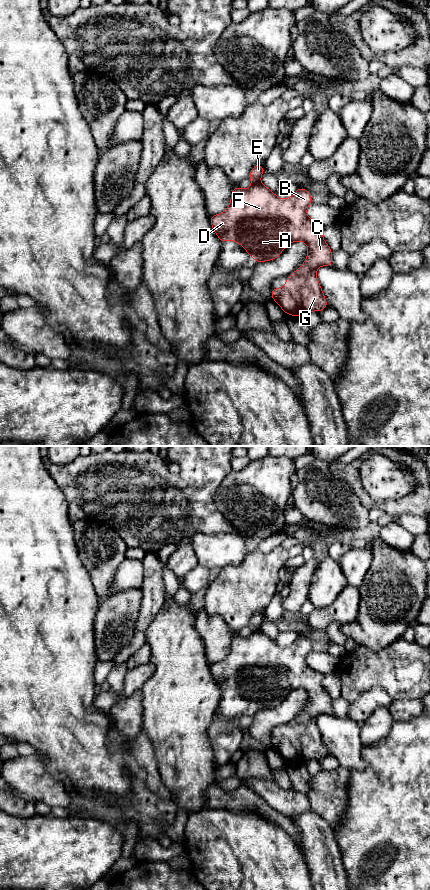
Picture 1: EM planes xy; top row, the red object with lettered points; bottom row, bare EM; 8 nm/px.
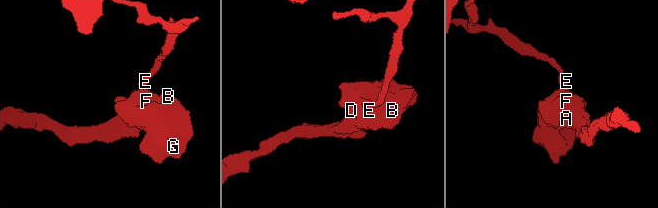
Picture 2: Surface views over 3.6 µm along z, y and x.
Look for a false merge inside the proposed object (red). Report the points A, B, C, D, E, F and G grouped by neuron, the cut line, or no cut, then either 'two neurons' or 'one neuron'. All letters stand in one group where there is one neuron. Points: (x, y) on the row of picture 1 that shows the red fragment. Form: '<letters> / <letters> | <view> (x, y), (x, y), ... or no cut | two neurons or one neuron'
A B C D F G / E | xy (259, 181), (253, 184) | two neurons

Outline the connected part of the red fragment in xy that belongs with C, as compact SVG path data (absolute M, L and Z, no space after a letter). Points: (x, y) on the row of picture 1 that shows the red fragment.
M256 182L248 189L234 186L228 208L220 214L210 216L212 228L222 243L229 240L237 242L258 263L276 259L292 242L303 241L307 244L305 262L287 276L287 282L282 288L271 288L271 299L279 304L284 313L293 317L310 311L320 312L329 307L316 271L319 266L333 266L333 251L322 237L324 226L312 221L306 214L311 203L310 193L301 186L291 197L279 199L261 182Z

